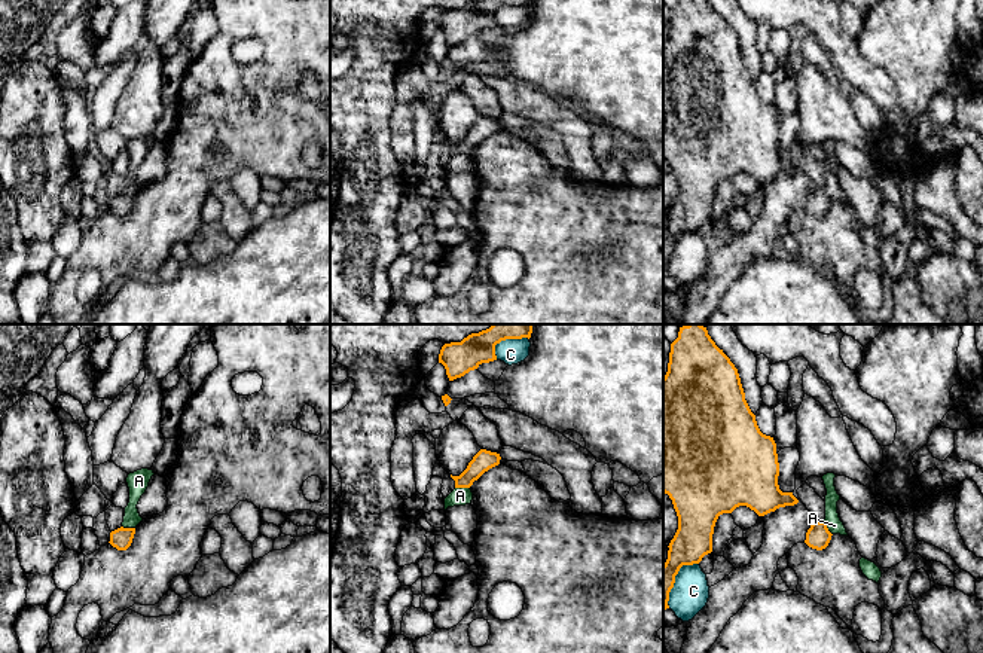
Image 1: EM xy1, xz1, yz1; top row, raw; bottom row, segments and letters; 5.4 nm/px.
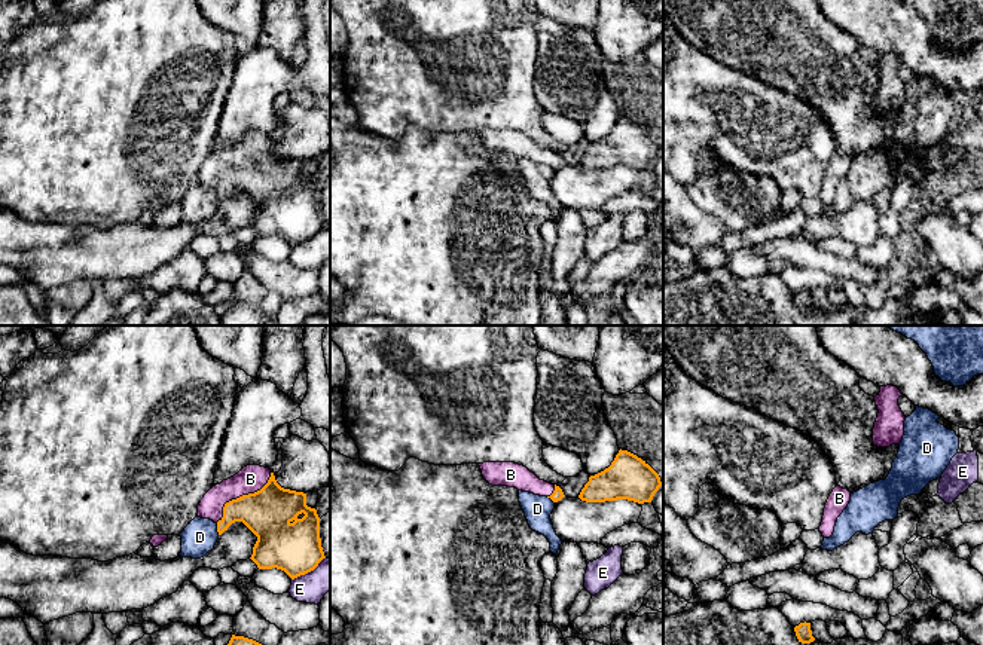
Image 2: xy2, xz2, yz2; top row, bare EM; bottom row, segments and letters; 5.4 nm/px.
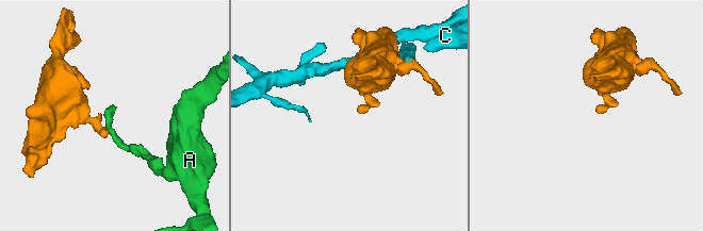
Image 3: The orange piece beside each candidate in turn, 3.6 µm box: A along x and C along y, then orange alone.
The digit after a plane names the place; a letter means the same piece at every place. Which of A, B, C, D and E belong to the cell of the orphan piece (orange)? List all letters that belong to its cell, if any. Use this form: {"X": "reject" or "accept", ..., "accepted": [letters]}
{"A": "reject", "B": "accept", "C": "reject", "D": "reject", "E": "reject", "accepted": ["B"]}

